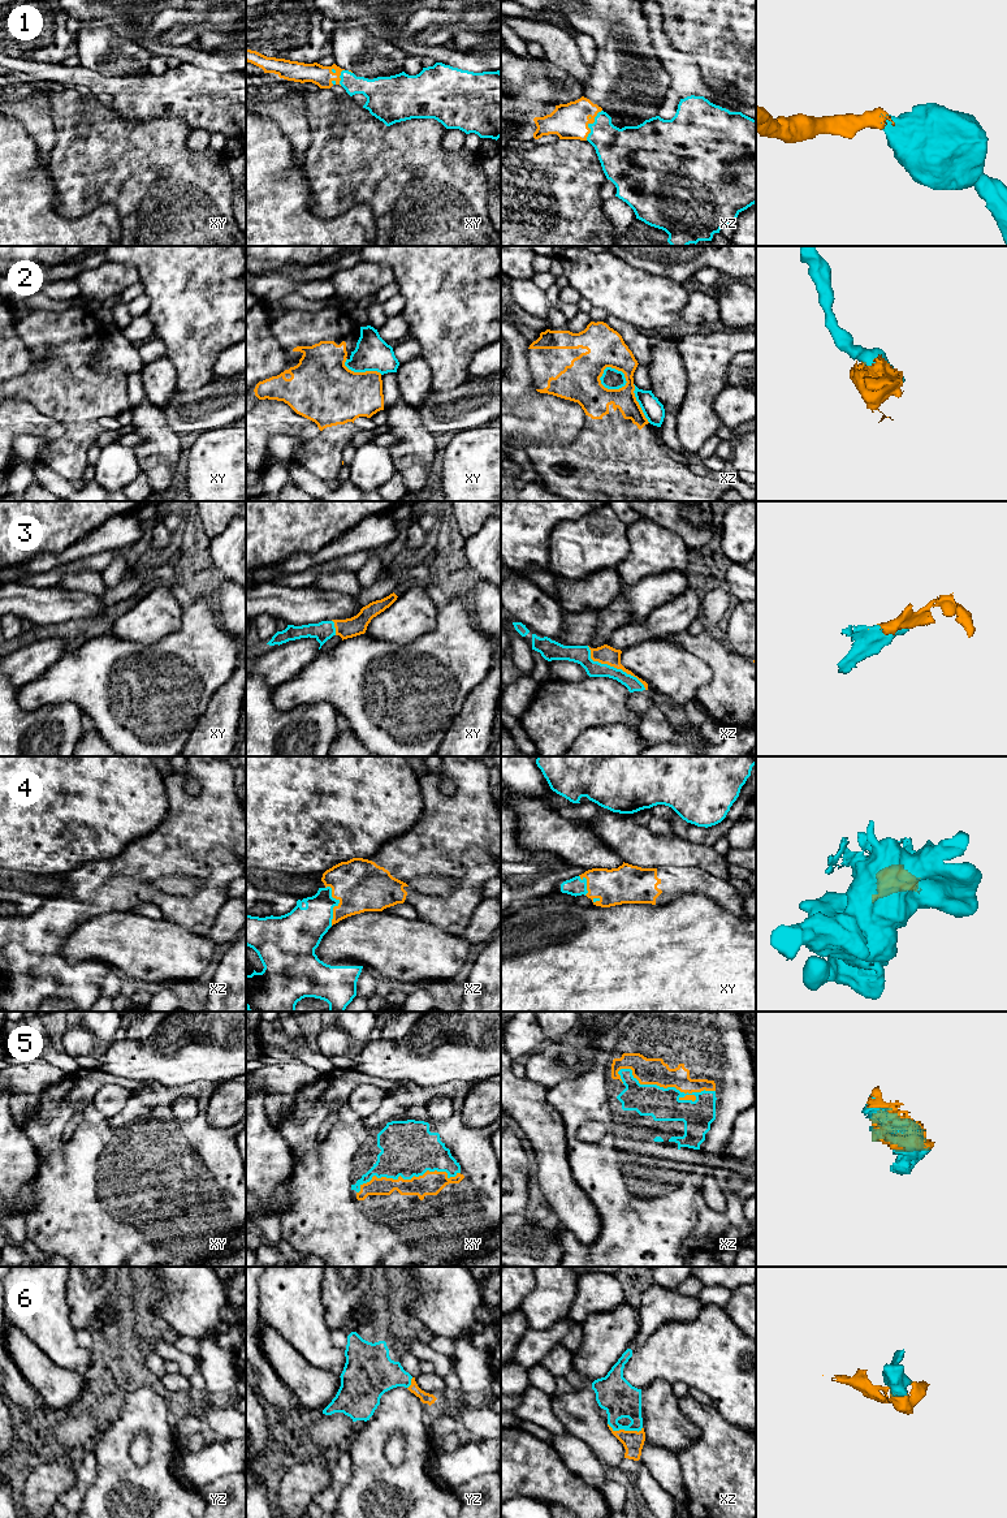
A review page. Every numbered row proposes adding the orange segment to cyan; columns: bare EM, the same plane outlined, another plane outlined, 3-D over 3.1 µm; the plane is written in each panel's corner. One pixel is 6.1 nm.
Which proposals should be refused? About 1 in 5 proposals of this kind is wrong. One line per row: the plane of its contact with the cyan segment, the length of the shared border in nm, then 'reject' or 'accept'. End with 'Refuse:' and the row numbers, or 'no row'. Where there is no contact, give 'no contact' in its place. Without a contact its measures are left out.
1: meets cyan in xz; contact 220 nm long; accept
2: meets cyan in xz; contact 190 nm long; reject
3: meets cyan in xz; contact 460 nm long; accept
4: meets cyan in xz; contact 260 nm long; accept
5: meets cyan in xz; contact 600 nm long; accept
6: meets cyan in xz; contact 220 nm long; accept
Refuse: 2

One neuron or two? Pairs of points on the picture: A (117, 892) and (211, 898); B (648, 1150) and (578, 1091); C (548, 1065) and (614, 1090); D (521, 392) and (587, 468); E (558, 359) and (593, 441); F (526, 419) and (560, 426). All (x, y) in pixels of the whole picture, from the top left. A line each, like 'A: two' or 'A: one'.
A: one
B: one
C: two
D: two
E: one
F: one

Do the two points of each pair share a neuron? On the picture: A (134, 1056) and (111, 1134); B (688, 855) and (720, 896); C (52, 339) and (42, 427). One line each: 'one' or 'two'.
A: two
B: two
C: two

